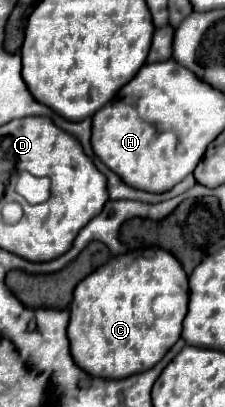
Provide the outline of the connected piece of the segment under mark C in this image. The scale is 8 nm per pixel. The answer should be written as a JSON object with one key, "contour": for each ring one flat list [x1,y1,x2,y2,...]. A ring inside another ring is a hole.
{"contour":[[150,246,110,258,74,290,70,350,80,368,100,378,126,378,152,368,174,346,188,308,188,276,176,256]]}

